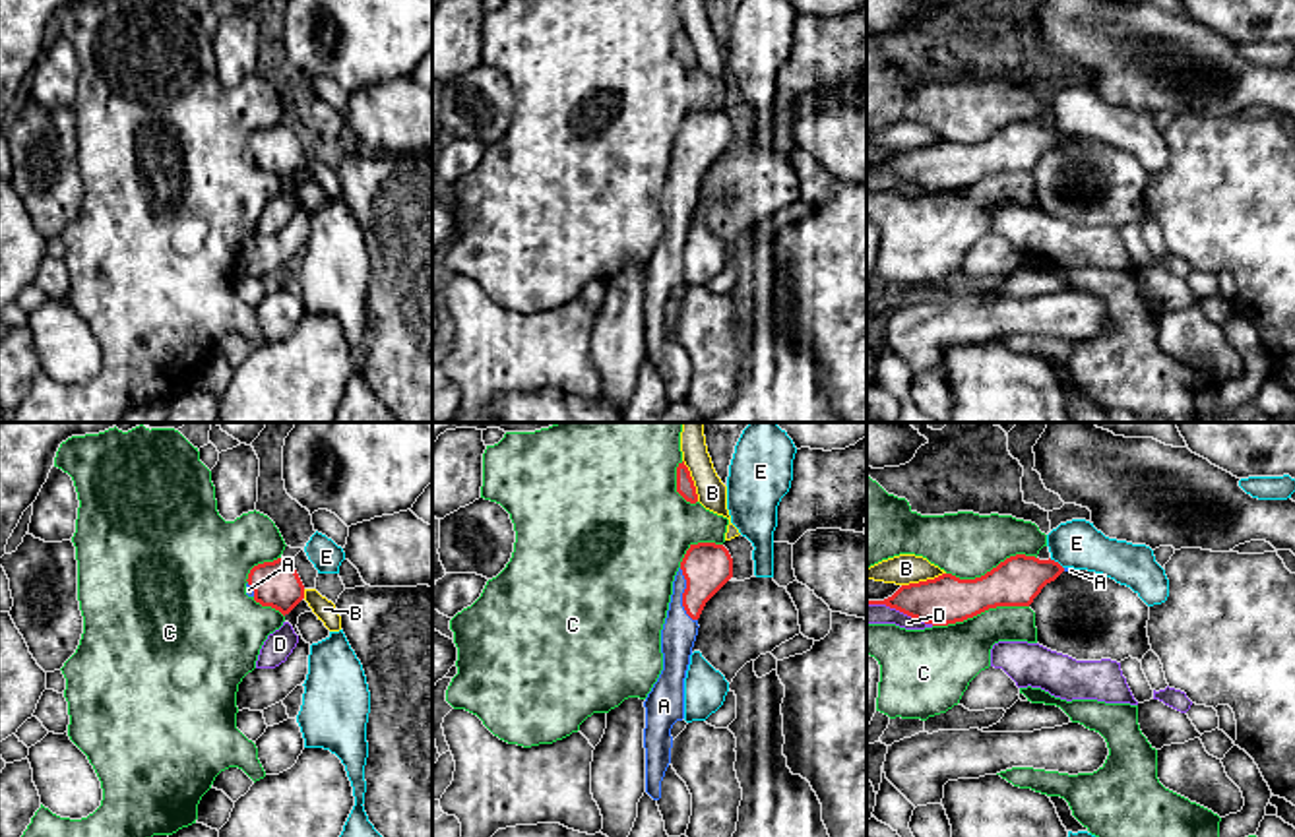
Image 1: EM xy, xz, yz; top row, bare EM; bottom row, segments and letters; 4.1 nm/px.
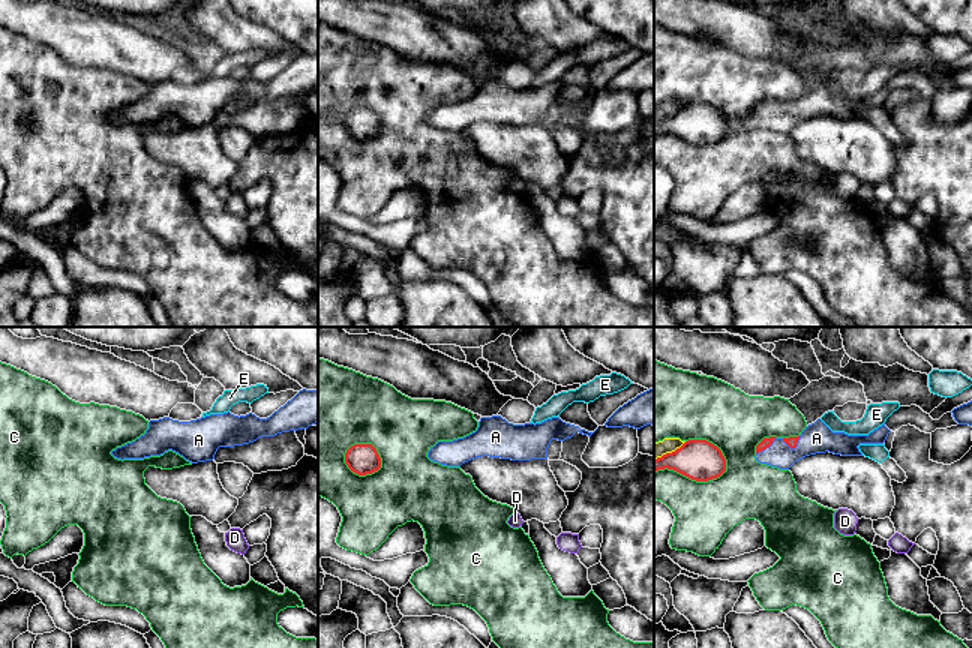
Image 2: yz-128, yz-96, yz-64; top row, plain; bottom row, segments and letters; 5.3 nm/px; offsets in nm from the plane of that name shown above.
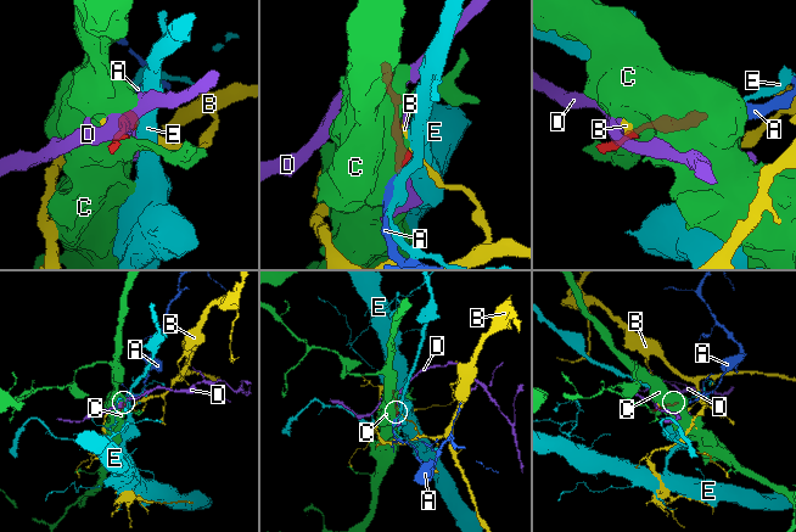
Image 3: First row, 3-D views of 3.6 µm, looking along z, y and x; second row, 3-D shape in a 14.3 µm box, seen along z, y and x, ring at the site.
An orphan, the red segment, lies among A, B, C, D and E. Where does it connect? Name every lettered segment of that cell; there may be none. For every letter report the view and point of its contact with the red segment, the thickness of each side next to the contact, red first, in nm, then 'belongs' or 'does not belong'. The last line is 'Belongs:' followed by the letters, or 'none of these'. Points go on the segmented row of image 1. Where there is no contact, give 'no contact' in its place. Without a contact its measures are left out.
A: xz (683, 595) | 200/150 nm | belongs
B: yz (923, 582) | 200/130 nm | does not belong
C: yz (979, 613) | 200/280 nm | does not belong
D: yz (900, 611) | 200/80 nm | does not belong
E: yz (1057, 562) | 200/200 nm | does not belong
Belongs: A

